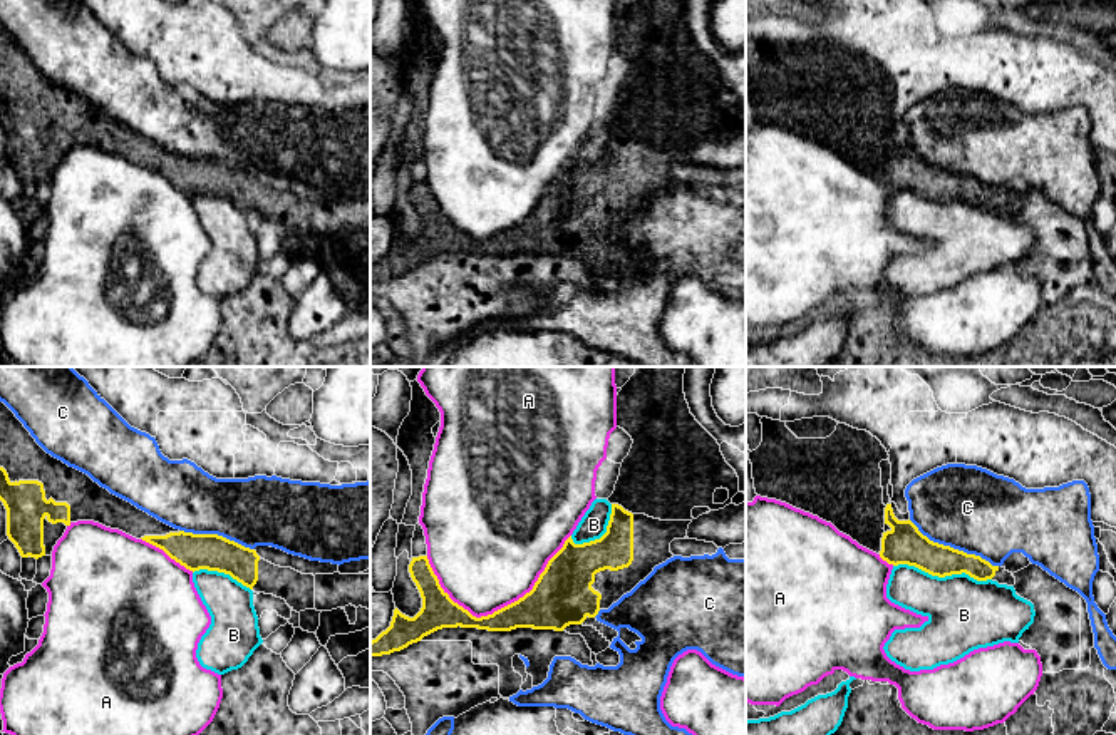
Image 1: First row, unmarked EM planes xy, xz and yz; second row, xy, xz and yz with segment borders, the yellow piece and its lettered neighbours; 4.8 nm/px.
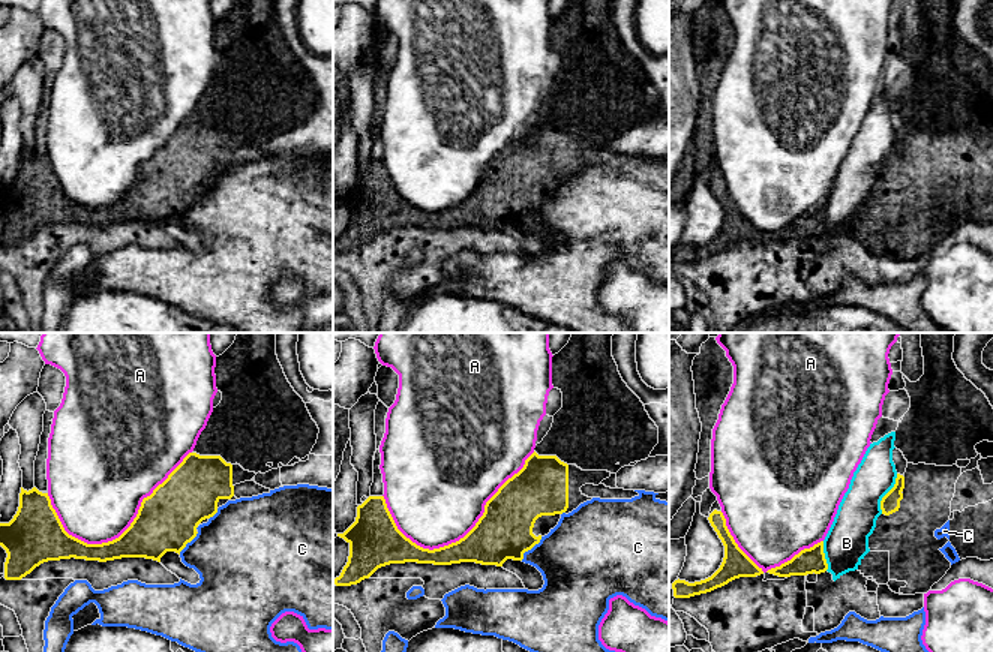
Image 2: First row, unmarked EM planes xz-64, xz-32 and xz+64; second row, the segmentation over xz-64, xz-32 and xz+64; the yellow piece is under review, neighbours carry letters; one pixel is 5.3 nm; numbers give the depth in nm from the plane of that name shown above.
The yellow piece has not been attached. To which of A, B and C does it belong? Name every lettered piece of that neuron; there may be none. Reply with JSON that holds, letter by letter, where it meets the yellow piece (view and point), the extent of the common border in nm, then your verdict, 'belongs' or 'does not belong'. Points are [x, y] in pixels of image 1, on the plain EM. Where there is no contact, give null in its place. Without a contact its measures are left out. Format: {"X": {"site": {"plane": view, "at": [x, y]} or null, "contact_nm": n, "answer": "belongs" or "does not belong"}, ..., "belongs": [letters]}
{"A": {"site": {"plane": "xz", "at": [498, 235]}, "contact_nm": 700, "answer": "does not belong"}, "B": {"site": {"plane": "yz", "at": [942, 201]}, "contact_nm": 480, "answer": "does not belong"}, "C": {"site": {"plane": "yz", "at": [952, 173]}, "contact_nm": 480, "answer": "does not belong"}, "belongs": []}

